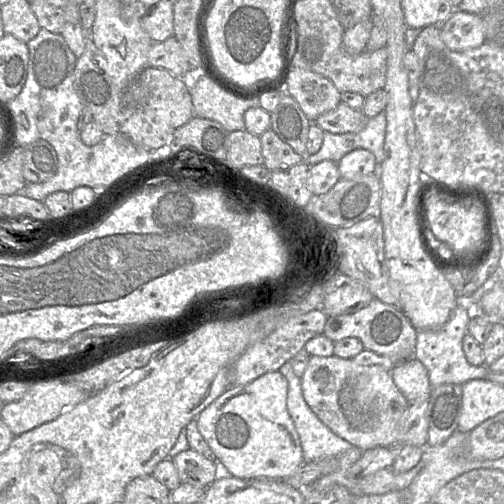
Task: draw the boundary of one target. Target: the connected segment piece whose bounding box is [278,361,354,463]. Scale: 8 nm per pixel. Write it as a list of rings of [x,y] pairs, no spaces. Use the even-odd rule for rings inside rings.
[[[290,361],[278,371],[287,378],[287,409],[300,436],[304,463],[338,457],[354,446],[336,435],[312,411],[304,399],[301,379],[294,373]]]

